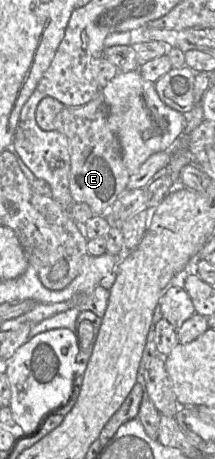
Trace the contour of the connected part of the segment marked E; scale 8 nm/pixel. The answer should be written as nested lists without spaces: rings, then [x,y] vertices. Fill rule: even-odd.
[[[100,92],[88,103],[68,107],[53,97],[43,98],[36,109],[37,124],[43,130],[64,134],[70,146],[69,189],[75,202],[86,203],[94,215],[103,215],[126,188],[129,172],[122,161],[121,146],[108,122],[108,107]]]

